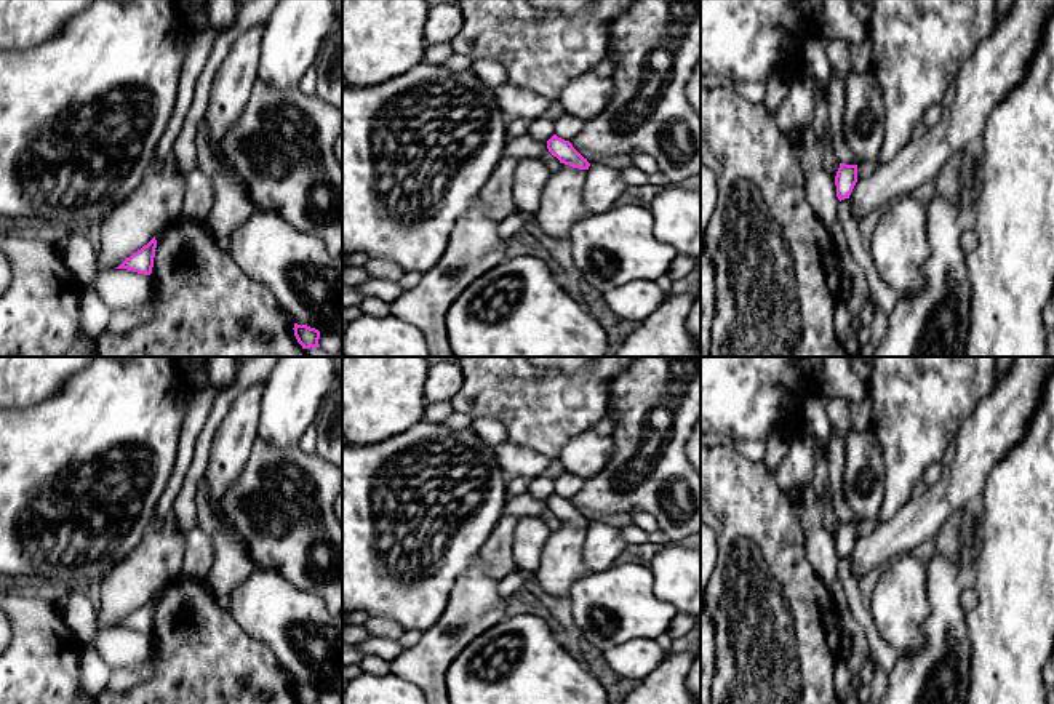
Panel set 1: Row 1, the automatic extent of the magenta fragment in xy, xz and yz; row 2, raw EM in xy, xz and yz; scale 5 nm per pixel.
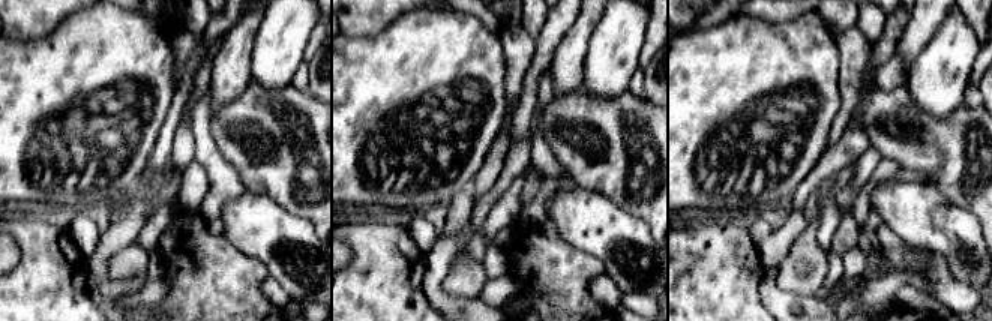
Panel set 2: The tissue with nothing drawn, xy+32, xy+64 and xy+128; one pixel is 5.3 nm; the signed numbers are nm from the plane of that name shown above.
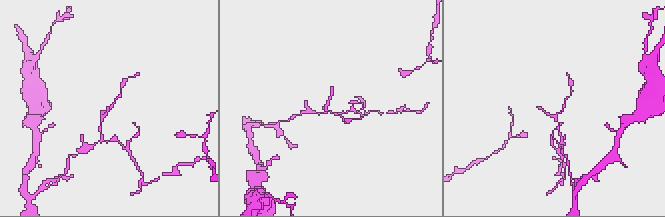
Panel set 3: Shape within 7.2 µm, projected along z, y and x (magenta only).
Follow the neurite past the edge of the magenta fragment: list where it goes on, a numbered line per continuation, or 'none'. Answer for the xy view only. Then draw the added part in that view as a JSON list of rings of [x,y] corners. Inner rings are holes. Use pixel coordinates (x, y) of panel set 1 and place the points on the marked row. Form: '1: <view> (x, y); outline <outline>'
none

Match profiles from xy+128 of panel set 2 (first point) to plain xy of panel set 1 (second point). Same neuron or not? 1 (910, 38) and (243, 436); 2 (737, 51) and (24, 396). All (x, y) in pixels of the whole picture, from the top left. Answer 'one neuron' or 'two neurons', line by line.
1: one neuron
2: two neurons

